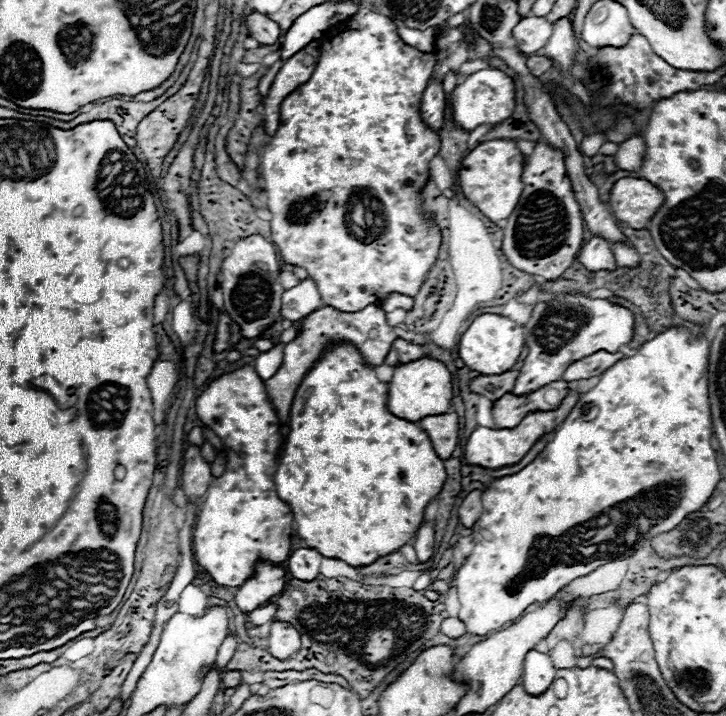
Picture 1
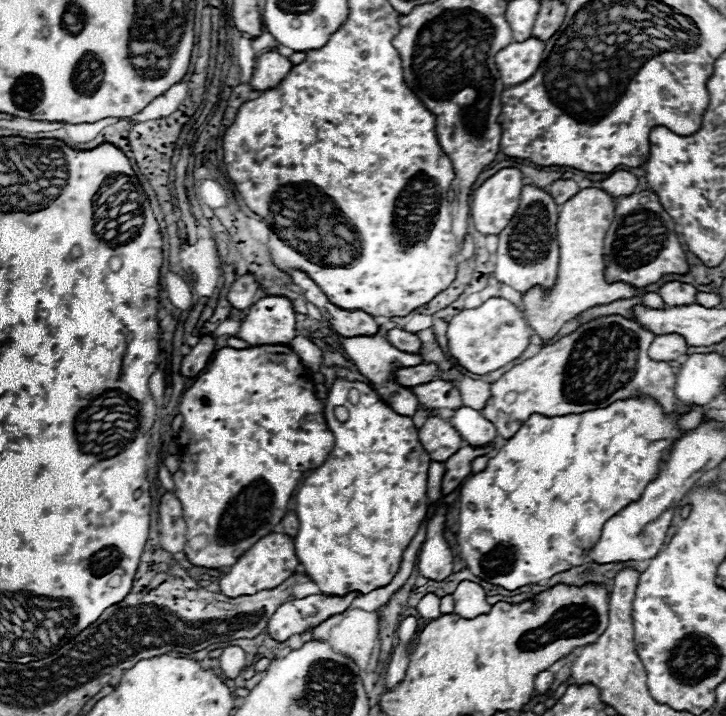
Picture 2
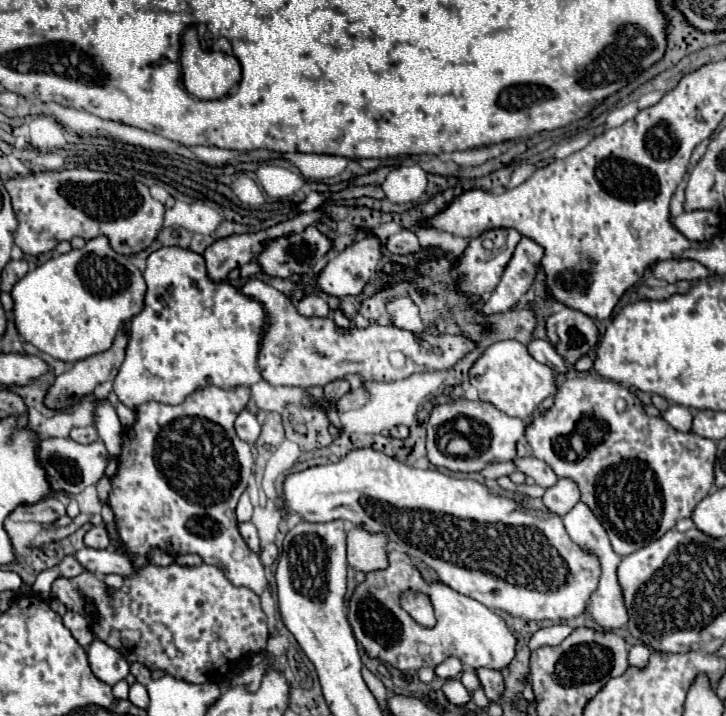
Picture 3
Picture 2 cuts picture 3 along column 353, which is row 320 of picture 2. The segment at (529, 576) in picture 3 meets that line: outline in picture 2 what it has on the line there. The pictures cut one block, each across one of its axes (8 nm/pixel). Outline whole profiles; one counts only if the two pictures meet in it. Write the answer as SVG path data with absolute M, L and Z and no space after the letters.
M490 298L478 308L462 310L448 324L448 346L450 354L460 366L474 374L494 372L512 360L520 358L530 344L532 330L526 326L522 312L504 298Z

